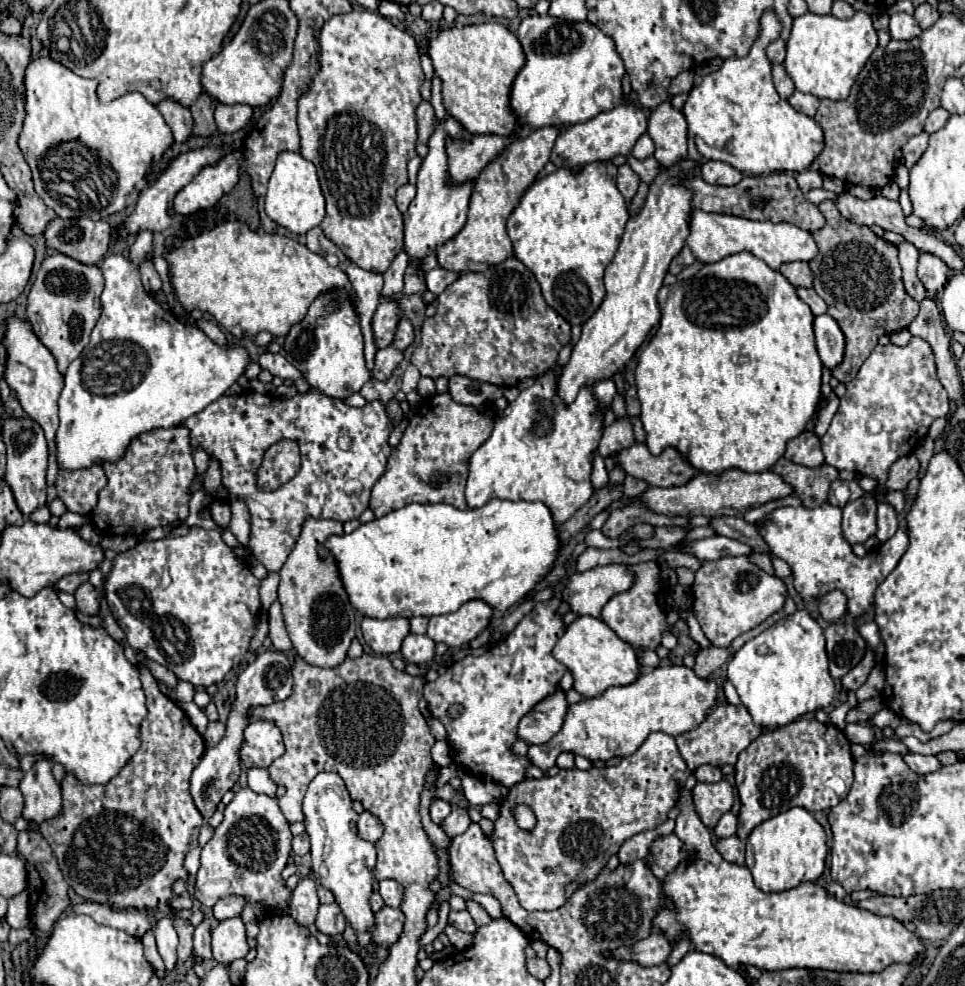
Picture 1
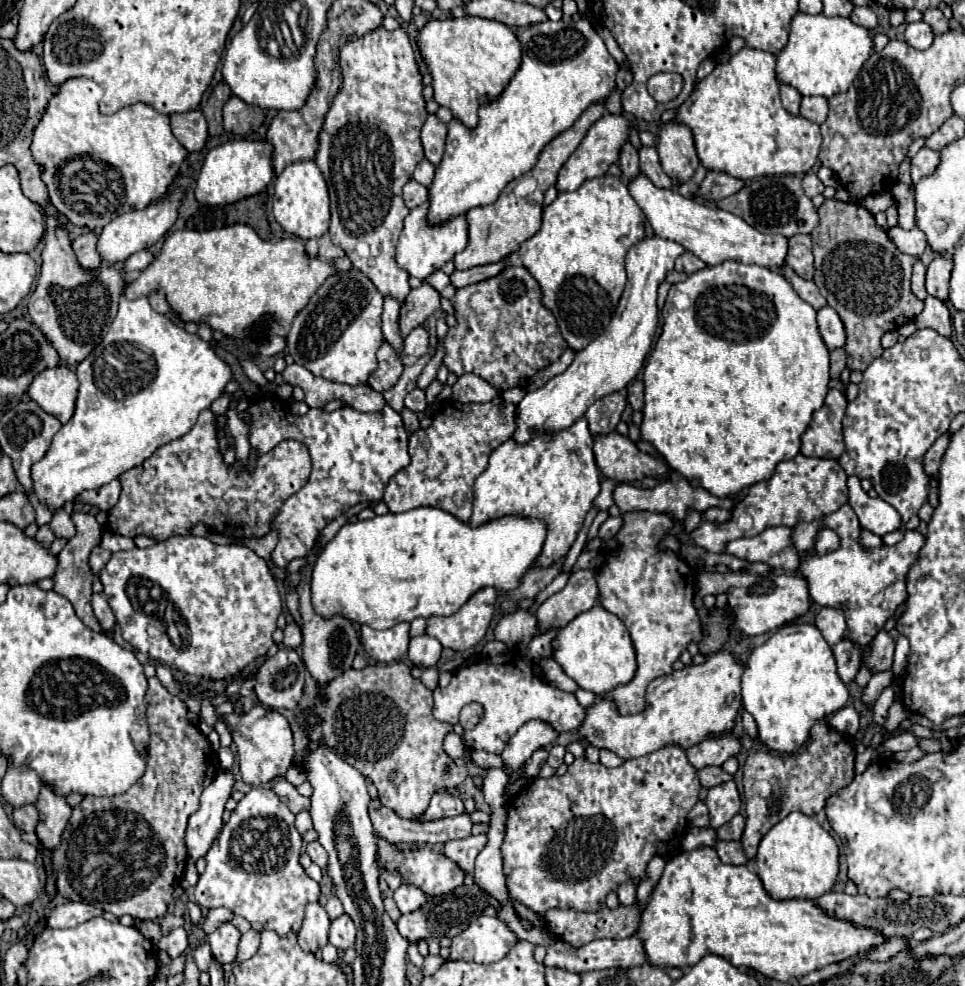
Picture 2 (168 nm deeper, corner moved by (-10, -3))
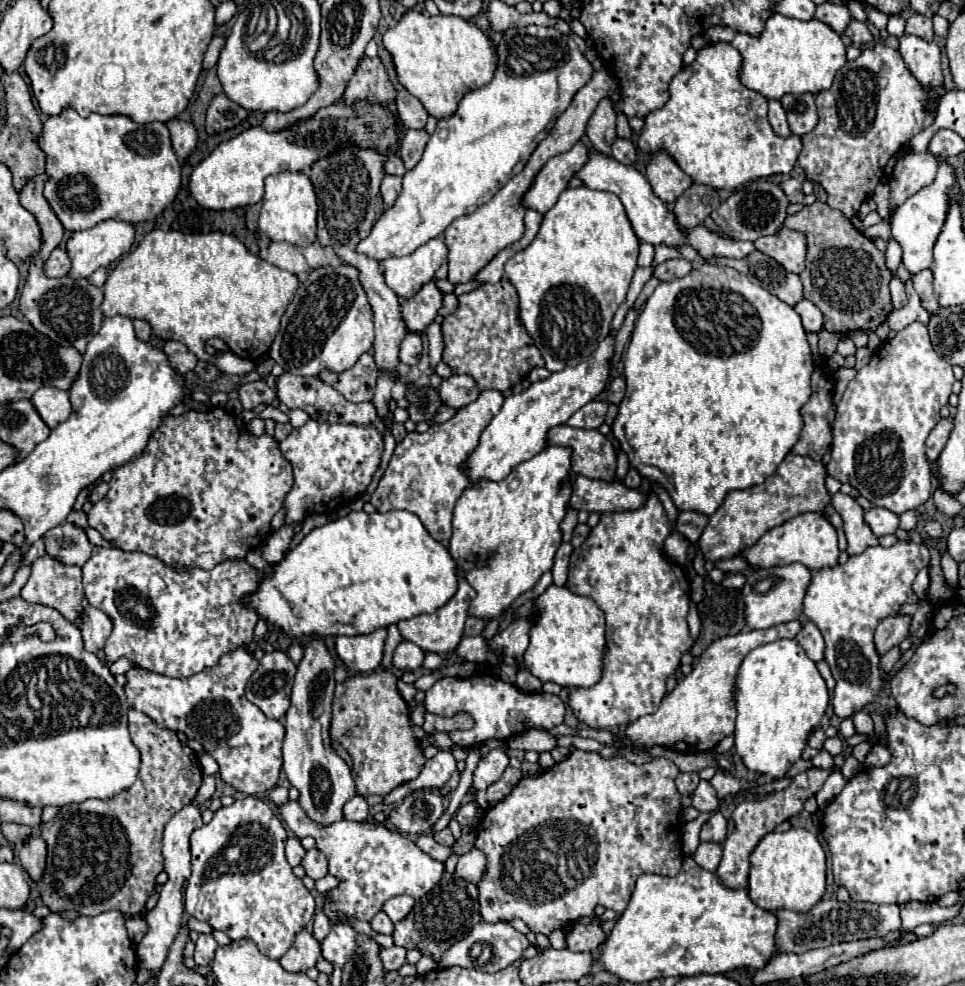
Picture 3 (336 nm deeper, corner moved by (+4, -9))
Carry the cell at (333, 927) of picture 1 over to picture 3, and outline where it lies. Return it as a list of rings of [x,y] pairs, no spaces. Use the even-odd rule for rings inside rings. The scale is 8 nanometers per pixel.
[[[334,923],[326,939],[320,943],[322,957],[332,965],[342,967],[350,957],[350,951],[354,951],[354,935],[356,931],[348,923]]]

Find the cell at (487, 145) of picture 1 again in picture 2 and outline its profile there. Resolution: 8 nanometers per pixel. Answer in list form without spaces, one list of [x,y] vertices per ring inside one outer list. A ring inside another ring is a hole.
[[[580,19],[576,23],[564,21],[544,21],[524,29],[520,35],[522,45],[522,63],[504,91],[494,97],[490,103],[482,105],[482,113],[478,113],[478,125],[474,129],[456,123],[452,119],[448,123],[448,137],[444,147],[444,157],[436,165],[432,185],[428,185],[428,223],[442,225],[452,217],[464,215],[466,211],[482,205],[490,205],[498,199],[502,189],[516,177],[528,173],[546,143],[550,143],[556,135],[570,129],[580,113],[596,101],[606,101],[612,89],[616,87],[616,71],[618,63],[608,53],[602,37],[594,31],[588,19]]]

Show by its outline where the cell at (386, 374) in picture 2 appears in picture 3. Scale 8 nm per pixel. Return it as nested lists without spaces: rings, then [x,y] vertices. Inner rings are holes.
[[[370,353],[362,355],[358,363],[350,371],[344,371],[342,375],[334,375],[330,371],[326,371],[326,375],[320,375],[322,381],[330,383],[336,391],[340,391],[352,403],[372,401],[376,377],[378,377],[378,367]]]

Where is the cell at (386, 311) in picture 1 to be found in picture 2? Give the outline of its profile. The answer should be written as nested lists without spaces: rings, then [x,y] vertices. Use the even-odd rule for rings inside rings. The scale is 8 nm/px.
[[[422,283],[418,289],[412,289],[400,309],[402,337],[406,337],[414,327],[422,325],[430,315],[440,311],[440,299],[440,293],[428,283]]]

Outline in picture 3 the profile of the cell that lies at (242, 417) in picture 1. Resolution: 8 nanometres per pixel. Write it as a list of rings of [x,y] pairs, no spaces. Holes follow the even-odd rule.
[[[310,419],[300,429],[294,429],[278,443],[284,457],[294,467],[294,485],[284,499],[284,525],[302,523],[314,513],[332,513],[344,503],[352,503],[370,485],[374,473],[382,463],[384,439],[380,431],[370,425],[330,425]]]

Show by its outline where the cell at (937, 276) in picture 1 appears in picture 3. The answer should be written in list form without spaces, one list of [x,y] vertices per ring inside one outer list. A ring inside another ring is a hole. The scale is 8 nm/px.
[[[924,269],[916,275],[912,275],[912,283],[914,283],[914,289],[916,289],[924,309],[930,313],[936,313],[938,311],[938,299],[934,297],[934,291],[932,291],[932,271]]]

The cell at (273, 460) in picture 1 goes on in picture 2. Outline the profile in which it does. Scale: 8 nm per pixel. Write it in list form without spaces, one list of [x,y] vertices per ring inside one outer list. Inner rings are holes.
[[[204,409],[196,421],[196,425],[180,439],[170,441],[156,449],[156,453],[146,459],[142,465],[122,473],[118,479],[122,483],[122,493],[118,503],[108,513],[108,527],[124,537],[136,537],[146,535],[156,541],[166,541],[174,535],[190,535],[192,527],[198,523],[204,523],[210,527],[210,531],[232,537],[232,539],[258,539],[270,533],[272,519],[284,505],[284,501],[300,491],[304,483],[308,481],[308,475],[312,471],[310,455],[306,445],[300,441],[282,441],[272,451],[262,453],[256,459],[254,471],[242,469],[236,461],[234,465],[226,465],[222,459],[222,453],[218,449],[218,437],[216,437],[216,417],[210,409]]]

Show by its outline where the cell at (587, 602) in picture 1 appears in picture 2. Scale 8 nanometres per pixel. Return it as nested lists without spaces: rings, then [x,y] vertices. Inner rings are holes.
[[[580,569],[568,579],[568,585],[562,591],[548,597],[536,609],[538,629],[540,633],[546,633],[554,627],[564,627],[576,615],[592,609],[596,603],[598,603],[596,575],[590,569]]]

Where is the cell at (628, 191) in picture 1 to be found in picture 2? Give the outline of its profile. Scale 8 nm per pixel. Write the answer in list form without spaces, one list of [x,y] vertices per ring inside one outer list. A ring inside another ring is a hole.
[[[626,141],[622,145],[622,149],[620,149],[618,167],[620,167],[624,179],[634,179],[638,175],[638,171],[640,171],[640,167],[638,167],[638,151],[630,141]]]

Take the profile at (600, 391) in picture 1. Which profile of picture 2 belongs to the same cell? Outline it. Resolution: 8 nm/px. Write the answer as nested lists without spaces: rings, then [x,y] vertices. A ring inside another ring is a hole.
[[[620,393],[608,395],[596,403],[592,403],[586,411],[586,421],[588,421],[588,429],[592,435],[606,435],[610,431],[616,429],[620,415],[624,411],[626,403],[622,399]]]

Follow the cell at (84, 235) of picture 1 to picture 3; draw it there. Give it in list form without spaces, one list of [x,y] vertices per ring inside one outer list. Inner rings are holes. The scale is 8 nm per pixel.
[[[56,247],[52,253],[50,253],[50,259],[46,261],[46,275],[50,277],[66,277],[70,273],[70,267],[72,267],[72,261],[70,261],[70,255],[64,247]]]

